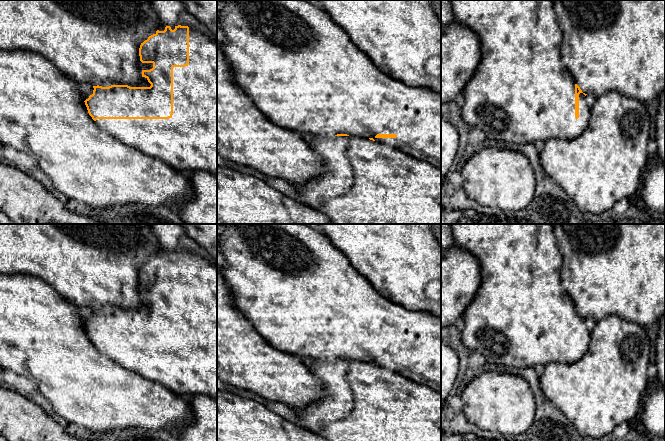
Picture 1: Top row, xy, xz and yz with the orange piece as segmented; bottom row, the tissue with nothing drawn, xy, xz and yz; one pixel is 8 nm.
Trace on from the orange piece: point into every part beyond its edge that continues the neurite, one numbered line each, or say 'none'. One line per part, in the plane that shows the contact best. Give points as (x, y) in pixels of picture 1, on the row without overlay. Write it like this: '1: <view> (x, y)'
1: xy (187, 366)

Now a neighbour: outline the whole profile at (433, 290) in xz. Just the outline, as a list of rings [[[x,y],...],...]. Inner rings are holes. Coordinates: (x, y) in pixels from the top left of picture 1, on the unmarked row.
[[[316,224],[331,243],[346,255],[353,268],[365,277],[377,291],[389,301],[399,304],[408,310],[426,311],[441,316],[441,245],[436,239],[435,230],[430,224]]]

